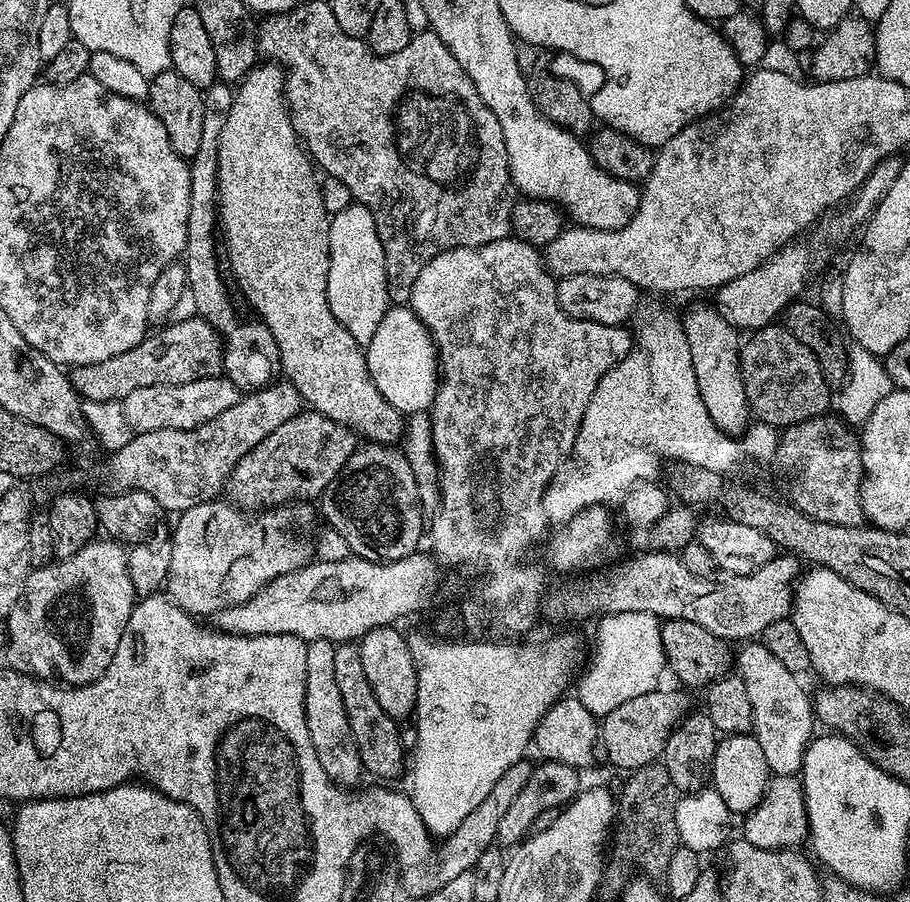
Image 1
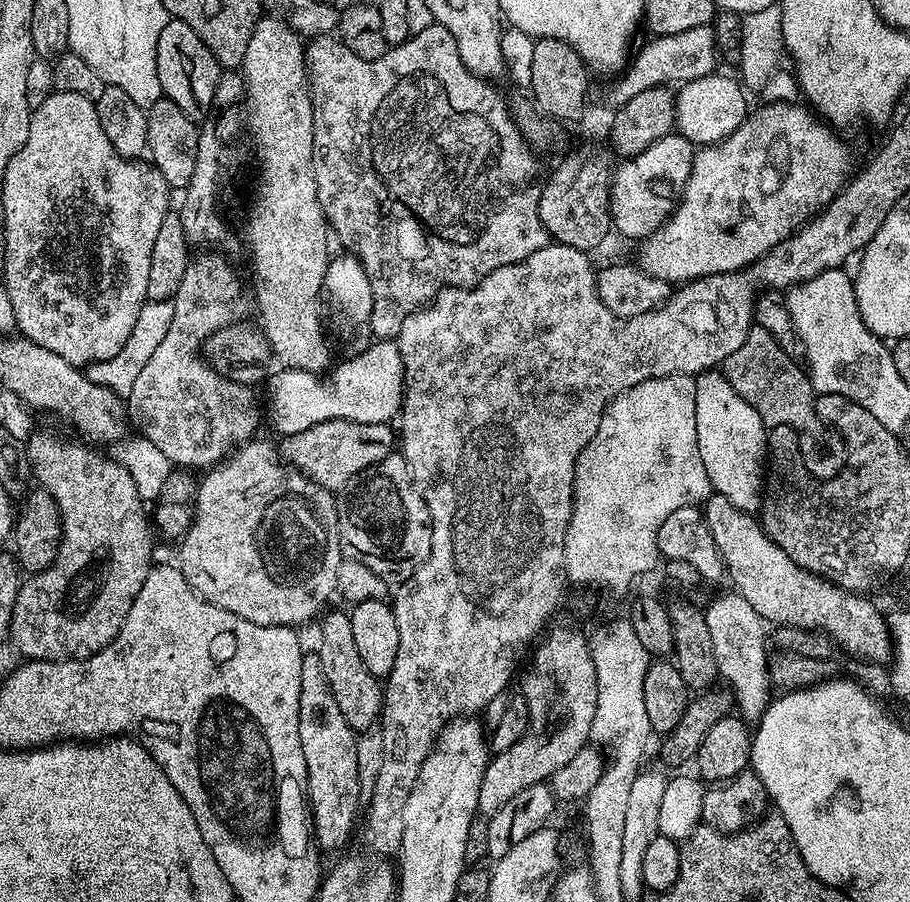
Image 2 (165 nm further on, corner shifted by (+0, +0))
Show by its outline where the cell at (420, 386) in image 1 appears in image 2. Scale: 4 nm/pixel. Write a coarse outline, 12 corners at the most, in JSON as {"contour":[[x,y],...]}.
{"contour":[[395,341],[329,380],[279,369],[266,414],[283,437],[330,420],[391,423],[404,400]]}

